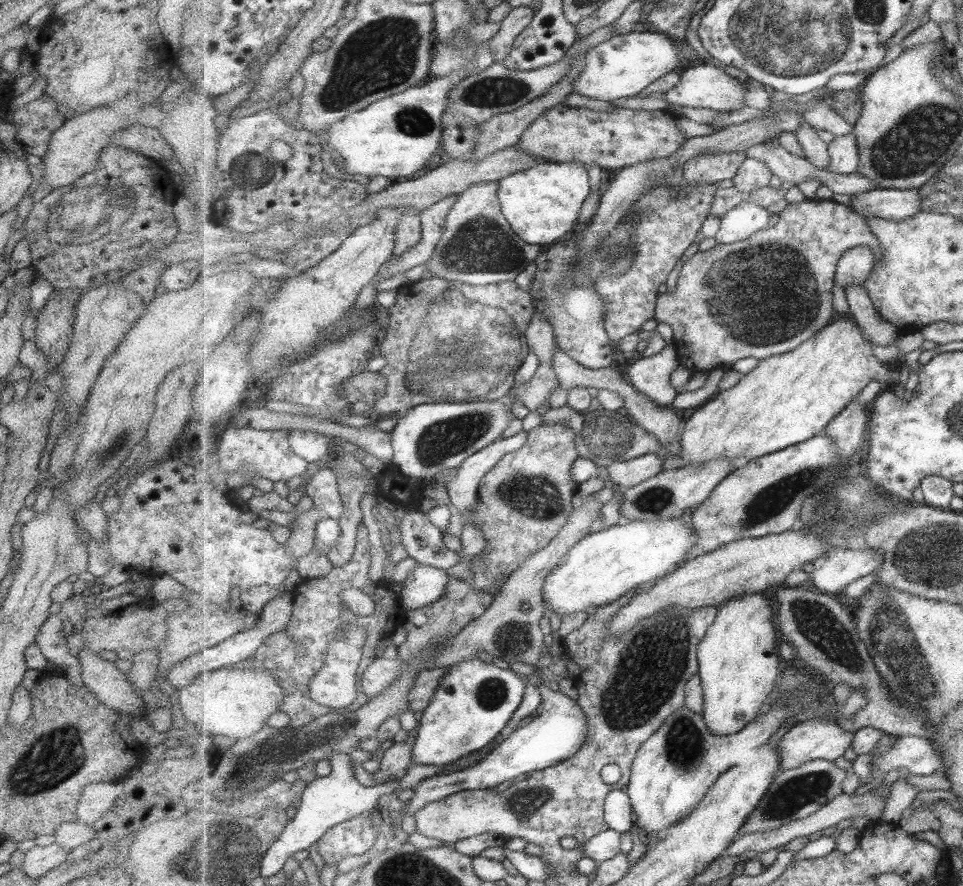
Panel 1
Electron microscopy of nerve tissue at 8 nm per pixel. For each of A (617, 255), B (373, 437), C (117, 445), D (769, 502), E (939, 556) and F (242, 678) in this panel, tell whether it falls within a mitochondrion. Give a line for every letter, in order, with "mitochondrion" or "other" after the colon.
A: mitochondrion
B: other
C: mitochondrion
D: mitochondrion
E: mitochondrion
F: other

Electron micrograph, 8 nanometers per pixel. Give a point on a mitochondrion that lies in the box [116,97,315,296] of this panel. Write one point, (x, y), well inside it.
(253, 172)

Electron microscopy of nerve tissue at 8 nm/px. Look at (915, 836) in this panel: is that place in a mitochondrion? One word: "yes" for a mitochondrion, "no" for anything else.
no

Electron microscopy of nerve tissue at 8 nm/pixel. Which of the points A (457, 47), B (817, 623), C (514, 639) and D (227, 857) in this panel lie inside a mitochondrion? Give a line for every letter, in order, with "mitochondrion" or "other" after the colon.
A: mitochondrion
B: mitochondrion
C: mitochondrion
D: mitochondrion

